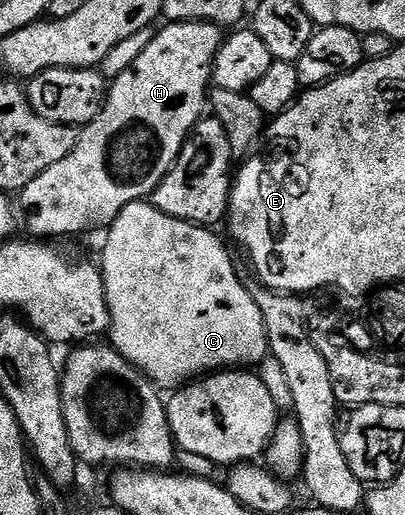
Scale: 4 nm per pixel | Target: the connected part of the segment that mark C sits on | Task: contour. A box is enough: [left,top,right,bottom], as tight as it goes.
[99,200,269,390]

